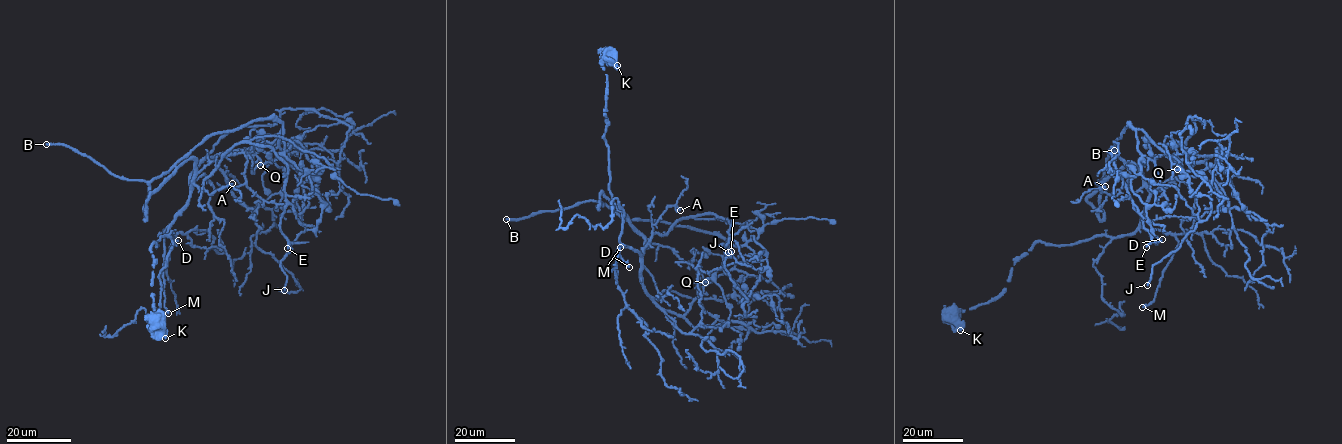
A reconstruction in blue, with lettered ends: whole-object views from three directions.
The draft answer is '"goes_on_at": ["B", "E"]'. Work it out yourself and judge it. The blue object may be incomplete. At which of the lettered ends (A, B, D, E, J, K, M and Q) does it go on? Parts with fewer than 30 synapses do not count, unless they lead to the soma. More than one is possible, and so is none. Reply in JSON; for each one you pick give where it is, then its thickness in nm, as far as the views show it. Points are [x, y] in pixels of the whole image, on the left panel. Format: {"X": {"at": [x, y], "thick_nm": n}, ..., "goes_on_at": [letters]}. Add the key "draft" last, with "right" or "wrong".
{"B": {"at": [46, 144], "thick_nm": 300}, "E": {"at": [287, 248], "thick_nm": 240}, "goes_on_at": ["B", "E"], "draft": "right"}

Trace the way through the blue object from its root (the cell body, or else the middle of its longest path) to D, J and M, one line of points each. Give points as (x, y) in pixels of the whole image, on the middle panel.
D: (611, 55), (602, 63), (606, 75), (603, 139), (608, 147), (609, 192), (623, 221), (617, 254), (629, 267)
J: (611, 55), (609, 188), (643, 288), (695, 327), (747, 325), (756, 317), (745, 315), (728, 252)
M: (611, 55), (602, 65), (606, 75), (603, 139), (608, 147), (609, 188), (623, 221), (615, 283), (620, 247)

